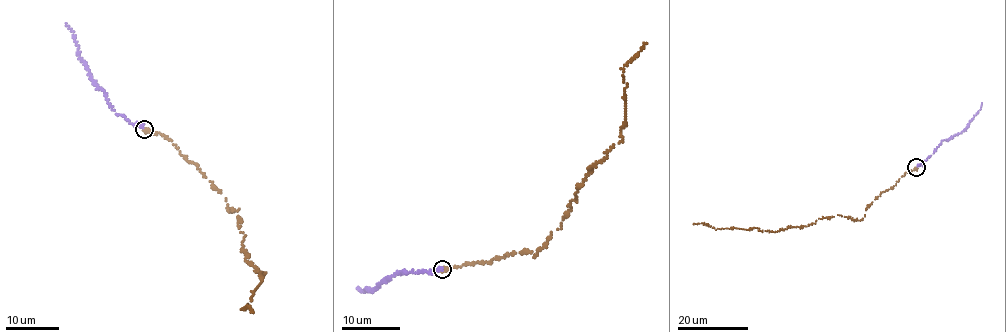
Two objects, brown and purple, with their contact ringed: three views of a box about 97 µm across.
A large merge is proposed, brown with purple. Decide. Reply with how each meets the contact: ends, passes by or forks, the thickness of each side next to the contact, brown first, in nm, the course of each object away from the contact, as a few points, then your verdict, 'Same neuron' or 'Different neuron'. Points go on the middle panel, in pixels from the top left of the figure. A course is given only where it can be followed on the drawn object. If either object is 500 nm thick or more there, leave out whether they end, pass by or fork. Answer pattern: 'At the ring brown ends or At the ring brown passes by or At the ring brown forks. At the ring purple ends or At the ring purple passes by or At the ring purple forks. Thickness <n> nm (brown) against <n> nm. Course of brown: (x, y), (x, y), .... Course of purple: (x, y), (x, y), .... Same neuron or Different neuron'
At the ring brown ends. At the ring purple ends. Thickness 440 nm (brown) against 170 nm. Course of brown: (443, 269), (515, 252), (534, 257), (546, 246), (590, 167), (621, 141), (623, 67), (646, 43). Course of purple: (441, 269), (397, 274), (372, 291), (367, 289), (362, 292), (357, 287). Same neuron

